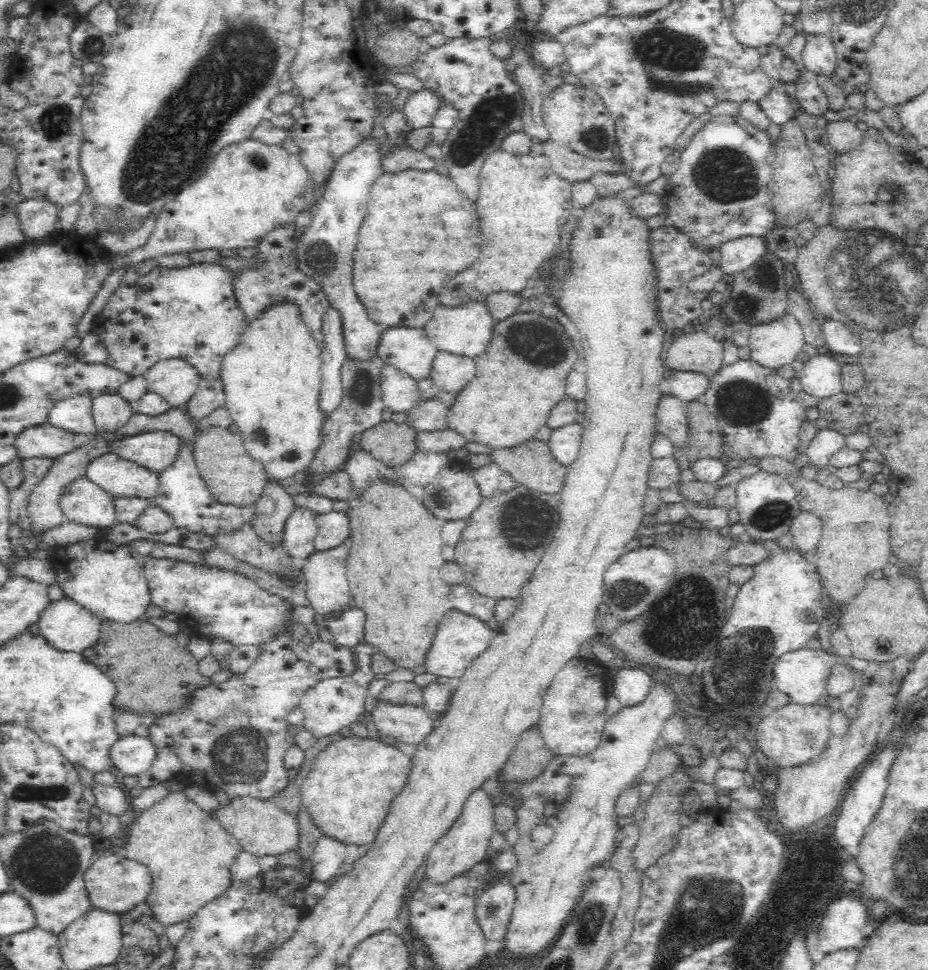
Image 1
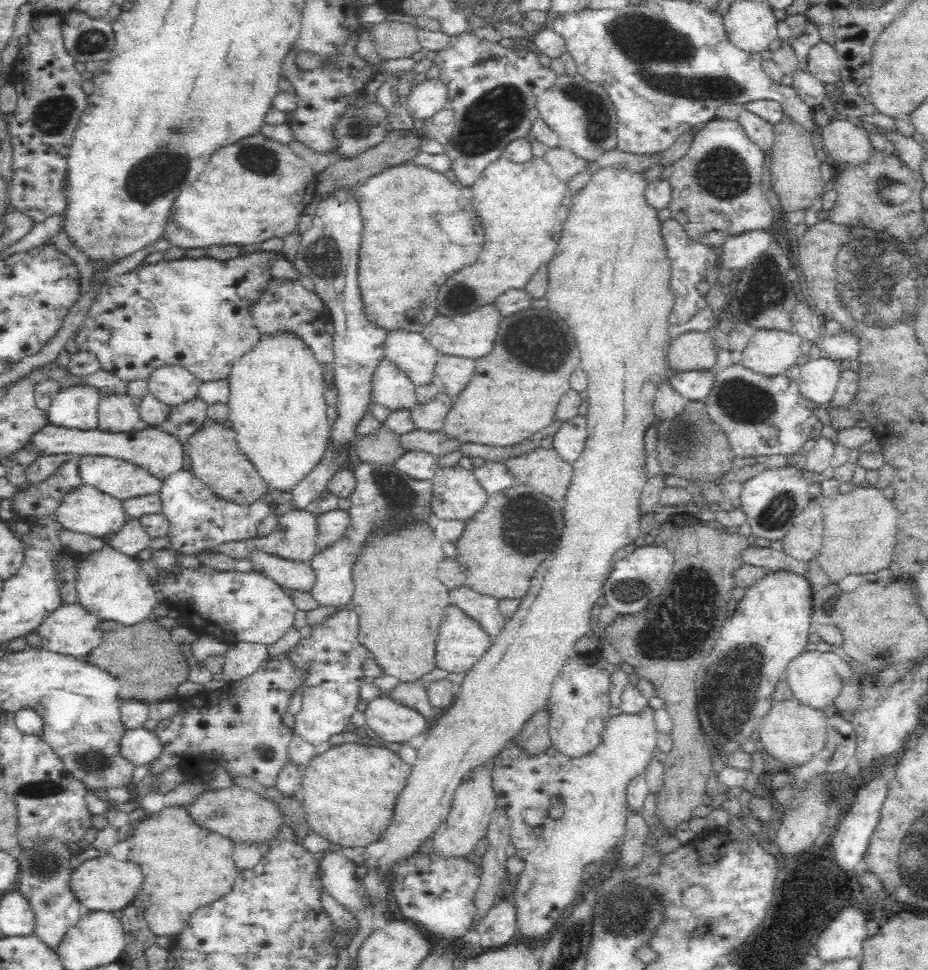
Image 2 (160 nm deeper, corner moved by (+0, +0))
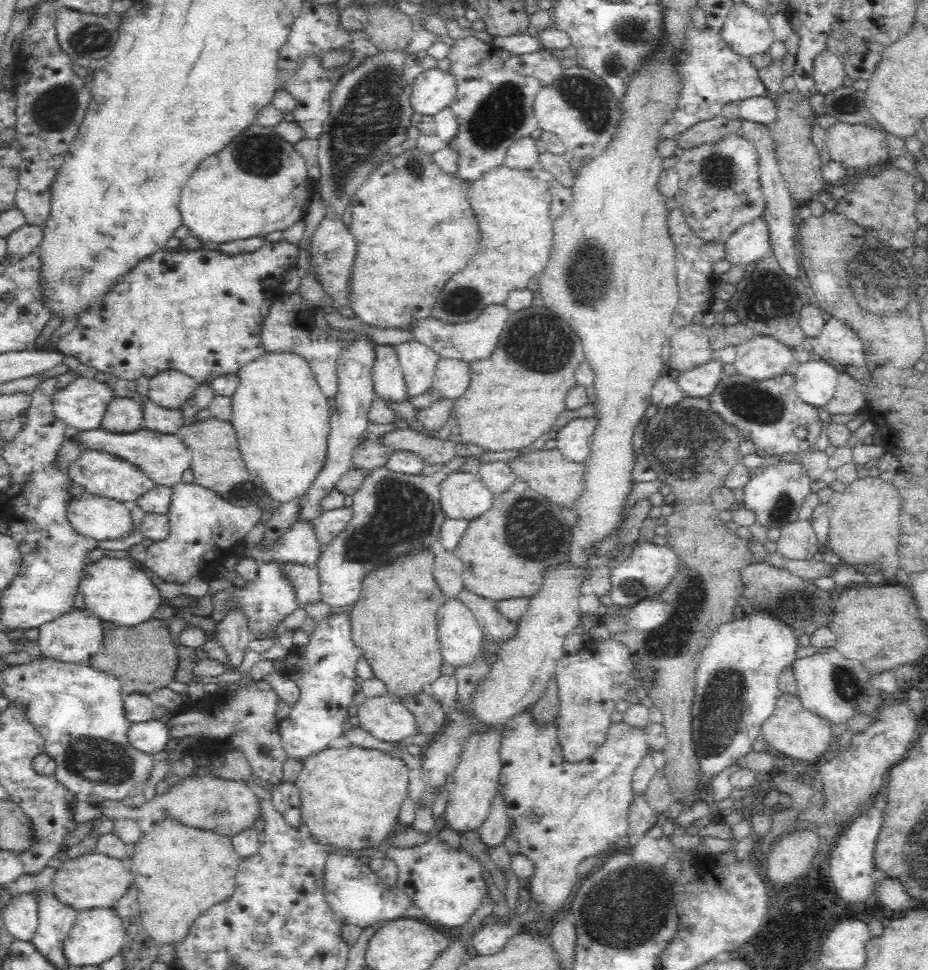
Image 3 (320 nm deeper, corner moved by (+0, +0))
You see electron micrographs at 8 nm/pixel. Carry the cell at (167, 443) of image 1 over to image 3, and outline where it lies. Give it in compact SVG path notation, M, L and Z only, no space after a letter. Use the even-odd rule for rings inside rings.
M100 427L94 430L69 431L66 437L73 438L81 448L106 452L131 462L157 485L170 487L180 481L185 470L191 468L190 449L176 433L162 434L146 428L127 433L113 433Z

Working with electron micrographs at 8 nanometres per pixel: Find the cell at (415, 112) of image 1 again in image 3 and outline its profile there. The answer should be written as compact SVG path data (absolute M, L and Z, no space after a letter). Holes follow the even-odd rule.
M438 67L424 69L411 86L410 107L414 114L434 116L450 107L455 90L454 79L446 70Z

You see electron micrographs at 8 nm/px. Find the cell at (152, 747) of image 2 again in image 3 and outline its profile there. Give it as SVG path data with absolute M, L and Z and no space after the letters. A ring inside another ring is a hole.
M152 720L131 724L127 739L136 750L154 755L165 749L169 736L165 724L160 720Z

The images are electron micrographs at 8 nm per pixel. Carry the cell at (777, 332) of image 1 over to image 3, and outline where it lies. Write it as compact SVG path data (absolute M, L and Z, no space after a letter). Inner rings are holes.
M755 334L750 340L735 346L735 350L736 371L758 381L784 374L797 351L777 338L763 334Z

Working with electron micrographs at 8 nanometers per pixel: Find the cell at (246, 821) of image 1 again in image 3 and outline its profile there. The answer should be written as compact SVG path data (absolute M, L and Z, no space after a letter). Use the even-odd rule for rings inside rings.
M190 776L186 778L184 784L170 787L165 794L156 793L151 800L140 800L134 807L126 806L123 801L108 799L101 800L98 805L102 816L112 820L126 817L135 821L146 818L156 822L164 817L174 817L188 826L210 830L228 837L255 828L256 820L262 818L260 799L247 784L211 776L206 778Z

